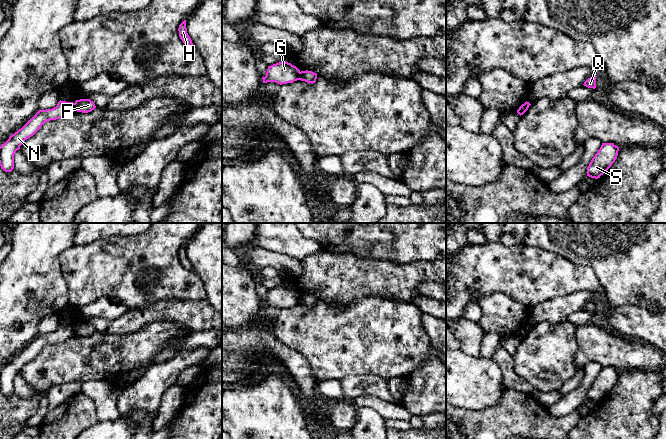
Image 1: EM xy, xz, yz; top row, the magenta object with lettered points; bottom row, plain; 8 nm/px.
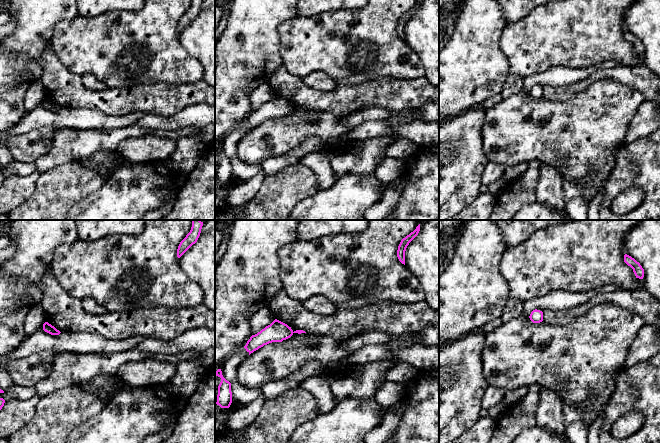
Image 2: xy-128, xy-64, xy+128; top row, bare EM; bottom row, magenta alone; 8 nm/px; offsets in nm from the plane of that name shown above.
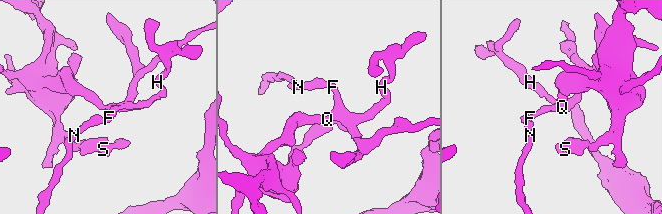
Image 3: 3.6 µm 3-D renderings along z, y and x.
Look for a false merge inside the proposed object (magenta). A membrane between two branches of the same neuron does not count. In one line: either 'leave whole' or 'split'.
split

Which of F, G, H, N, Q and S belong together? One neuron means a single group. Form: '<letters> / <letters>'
F H Q S / G N

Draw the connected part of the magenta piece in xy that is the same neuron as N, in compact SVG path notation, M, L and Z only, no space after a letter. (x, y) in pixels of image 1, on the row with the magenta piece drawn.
M59 101L52 109L39 110L21 129L12 134L0 146L0 166L5 172L14 169L14 154L20 149L22 143L33 136L41 126L50 120L56 120L75 111L73 102Z

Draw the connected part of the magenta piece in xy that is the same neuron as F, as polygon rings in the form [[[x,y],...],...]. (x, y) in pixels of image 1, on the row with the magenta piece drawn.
[[[80,99],[75,101],[74,108],[77,112],[88,113],[94,110],[96,106],[90,99]]]

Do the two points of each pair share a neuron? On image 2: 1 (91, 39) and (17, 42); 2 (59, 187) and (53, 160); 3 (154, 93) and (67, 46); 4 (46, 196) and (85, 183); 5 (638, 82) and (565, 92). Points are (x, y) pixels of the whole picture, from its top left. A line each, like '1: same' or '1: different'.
1: different
2: different
3: different
4: same
5: same

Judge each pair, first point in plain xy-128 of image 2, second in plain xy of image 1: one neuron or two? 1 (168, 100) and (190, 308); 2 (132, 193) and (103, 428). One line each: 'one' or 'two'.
1: one
2: one

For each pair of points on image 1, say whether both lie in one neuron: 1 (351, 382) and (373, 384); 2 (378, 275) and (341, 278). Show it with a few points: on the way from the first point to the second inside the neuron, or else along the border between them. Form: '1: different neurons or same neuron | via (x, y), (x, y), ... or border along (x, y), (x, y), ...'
1: same neuron | via (356, 384), (368, 384)
2: same neuron | via (369, 277), (350, 278)

